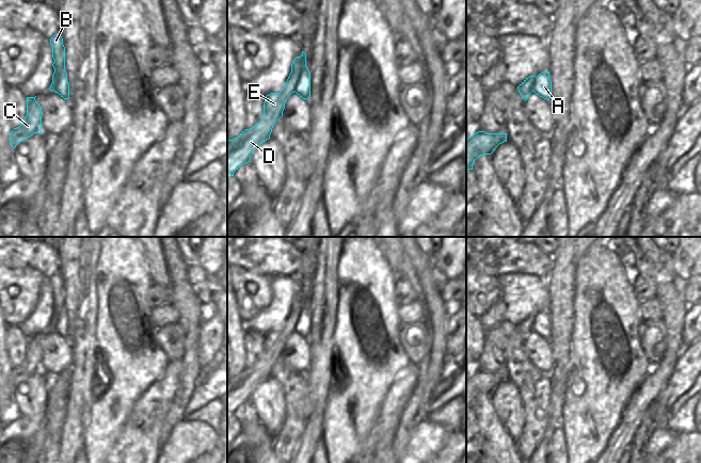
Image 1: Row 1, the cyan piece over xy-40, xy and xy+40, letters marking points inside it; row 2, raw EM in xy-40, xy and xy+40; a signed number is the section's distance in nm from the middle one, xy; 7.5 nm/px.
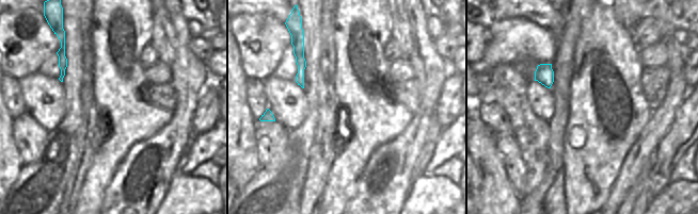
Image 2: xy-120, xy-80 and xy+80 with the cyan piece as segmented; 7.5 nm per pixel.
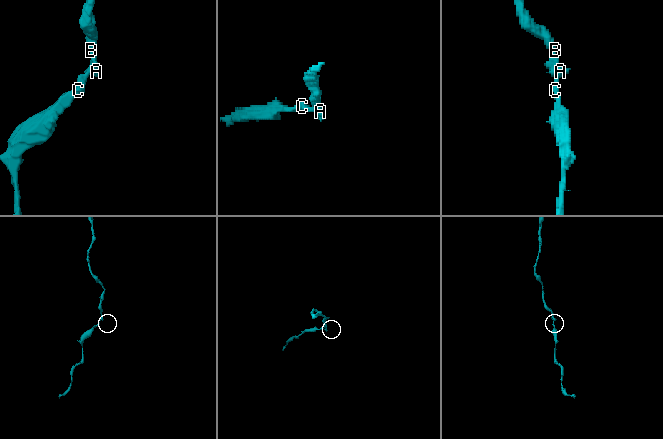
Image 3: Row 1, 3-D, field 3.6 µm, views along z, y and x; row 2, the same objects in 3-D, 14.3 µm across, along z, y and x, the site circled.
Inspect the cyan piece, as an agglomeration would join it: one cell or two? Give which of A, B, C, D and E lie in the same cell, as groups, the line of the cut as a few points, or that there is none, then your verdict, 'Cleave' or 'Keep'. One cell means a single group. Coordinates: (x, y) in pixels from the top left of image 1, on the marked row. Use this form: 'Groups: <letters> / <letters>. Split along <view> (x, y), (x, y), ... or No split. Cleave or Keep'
Groups: A B C D E. No split. Keep.

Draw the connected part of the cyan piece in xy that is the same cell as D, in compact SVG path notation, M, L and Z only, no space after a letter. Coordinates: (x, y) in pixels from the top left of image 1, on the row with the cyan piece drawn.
M302 51L291 64L291 73L280 93L266 96L264 115L252 128L245 129L237 138L227 140L227 178L243 164L251 161L255 149L270 139L274 124L283 116L287 98L297 93L303 99L310 96L310 73L306 67L306 53Z

